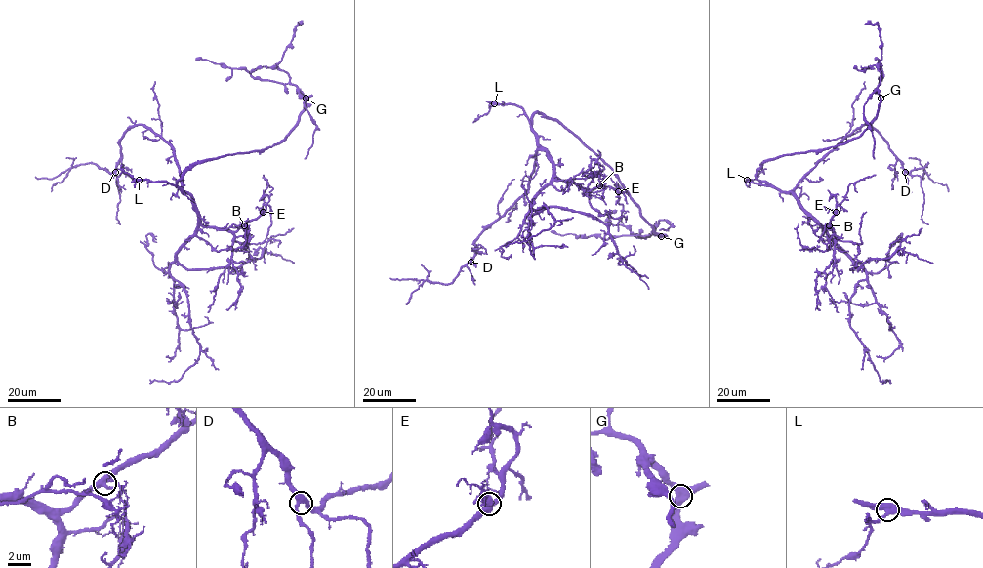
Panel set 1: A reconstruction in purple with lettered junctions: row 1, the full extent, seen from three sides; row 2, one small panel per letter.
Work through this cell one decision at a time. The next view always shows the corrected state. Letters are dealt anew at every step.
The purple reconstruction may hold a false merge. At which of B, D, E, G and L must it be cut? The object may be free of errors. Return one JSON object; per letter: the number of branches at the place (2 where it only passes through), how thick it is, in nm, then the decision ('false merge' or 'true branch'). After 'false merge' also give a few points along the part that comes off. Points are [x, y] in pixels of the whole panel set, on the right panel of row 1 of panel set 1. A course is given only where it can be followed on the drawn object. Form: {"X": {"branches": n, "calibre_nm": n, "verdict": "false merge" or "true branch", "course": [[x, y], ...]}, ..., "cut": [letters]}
{"B": {"branches": 3, "calibre_nm": 360, "verdict": "true branch"}, "D": {"branches": 3, "calibre_nm": 360, "verdict": "true branch"}, "E": {"branches": 3, "calibre_nm": 400, "verdict": "true branch"}, "G": {"branches": 3, "calibre_nm": 400, "verdict": "true branch"}, "L": {"branches": 3, "calibre_nm": 400, "verdict": "false merge", "course": [[747, 180], [755, 179], [766, 168]]}, "cut": ["L"]}

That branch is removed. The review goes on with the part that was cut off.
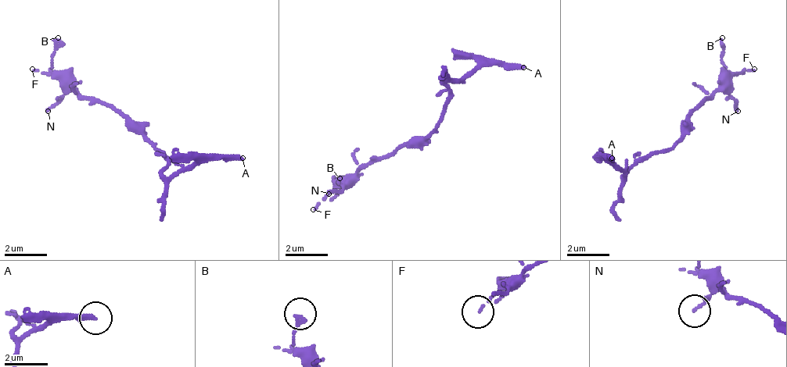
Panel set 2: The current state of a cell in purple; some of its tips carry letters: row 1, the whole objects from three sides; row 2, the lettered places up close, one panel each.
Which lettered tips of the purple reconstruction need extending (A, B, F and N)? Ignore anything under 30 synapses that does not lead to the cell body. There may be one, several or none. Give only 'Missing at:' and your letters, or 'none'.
Missing at: A

